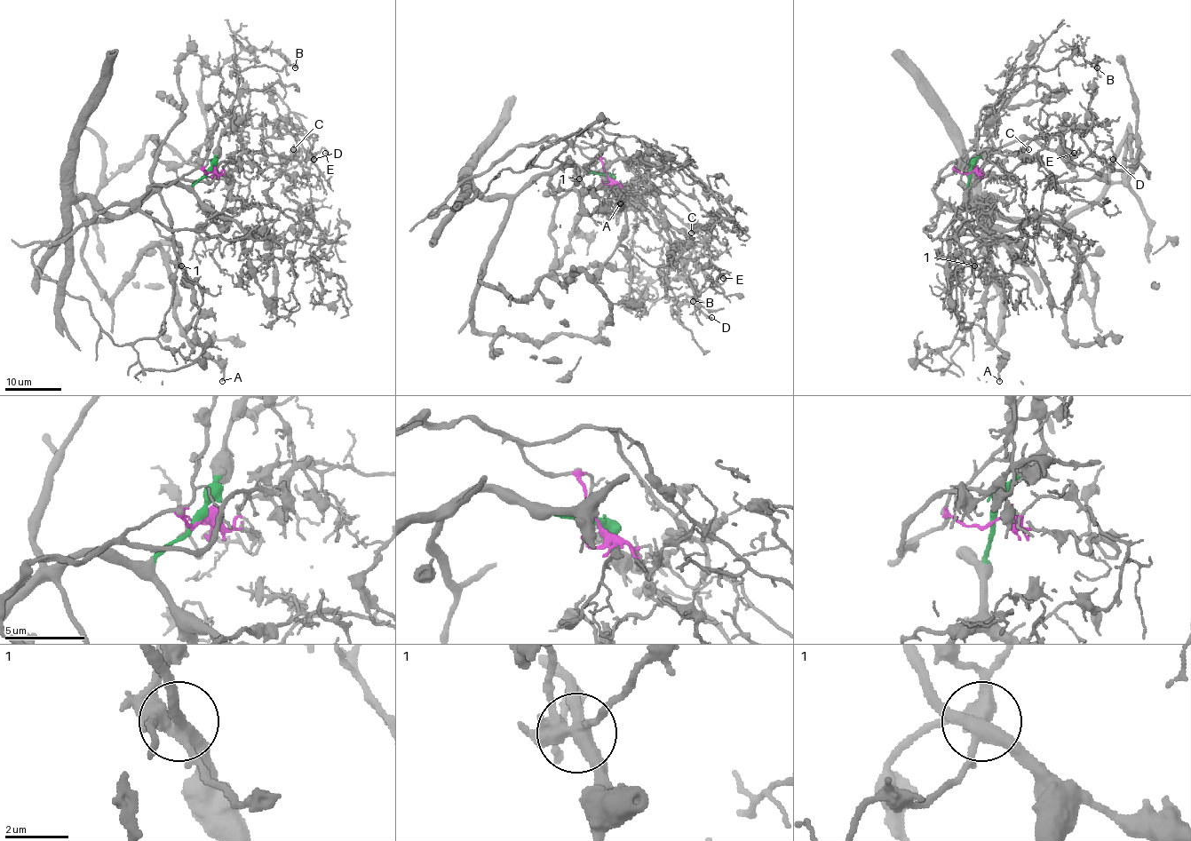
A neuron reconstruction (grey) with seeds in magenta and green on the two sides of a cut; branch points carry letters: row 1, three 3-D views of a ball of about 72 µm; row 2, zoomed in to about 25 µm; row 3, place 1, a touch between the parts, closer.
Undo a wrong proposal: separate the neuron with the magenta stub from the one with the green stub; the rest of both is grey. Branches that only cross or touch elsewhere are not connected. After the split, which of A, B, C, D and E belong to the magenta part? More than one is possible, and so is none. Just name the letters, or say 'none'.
B, C, D, E

